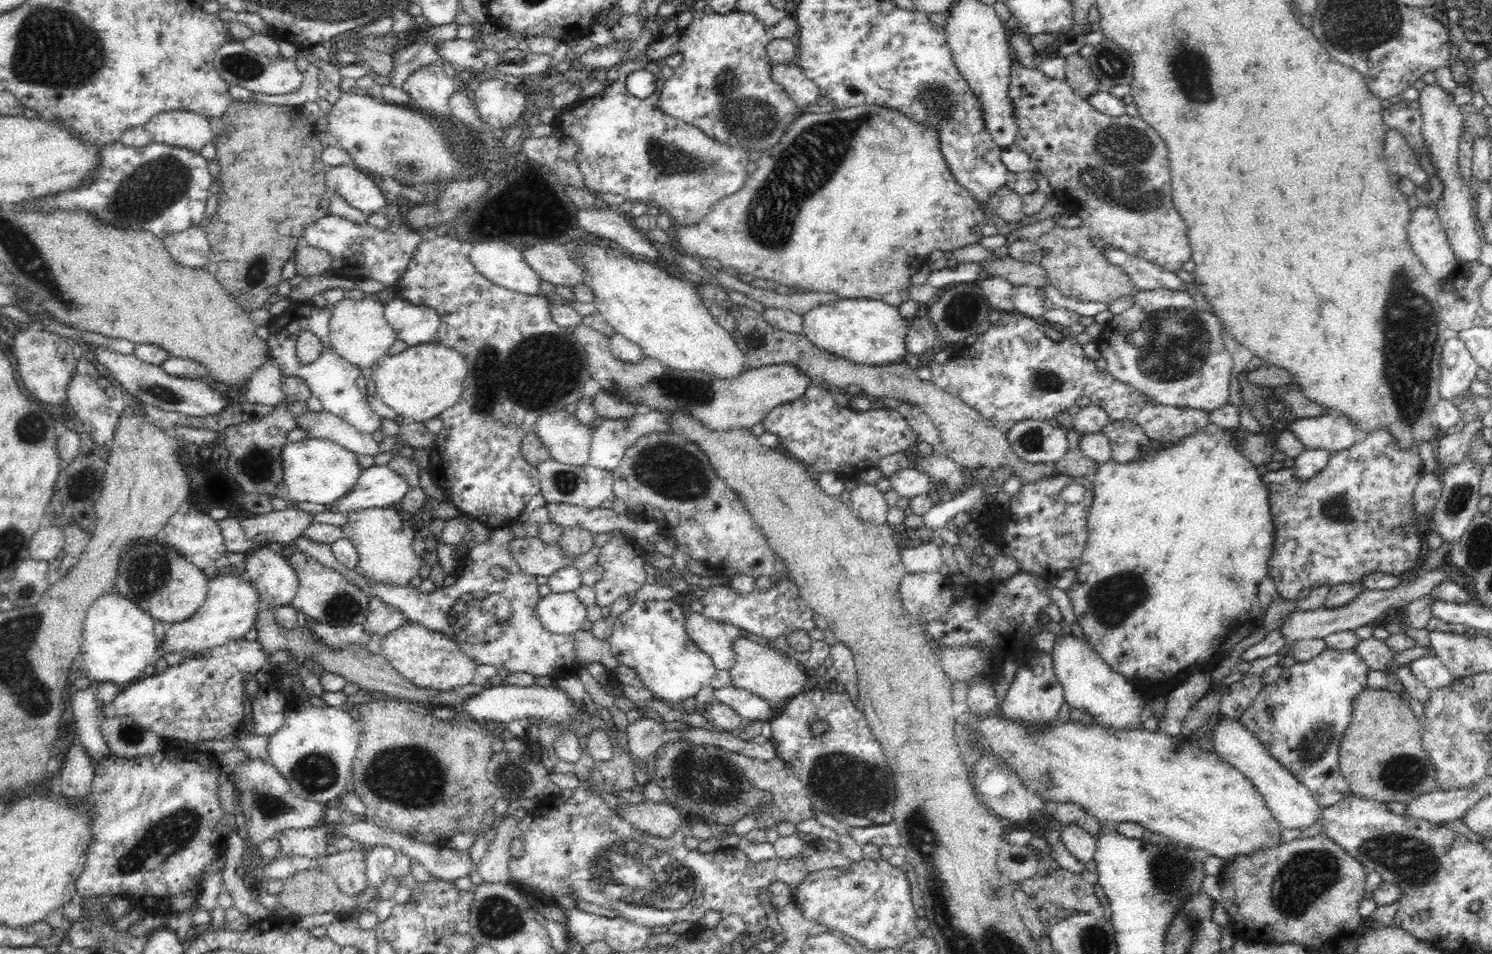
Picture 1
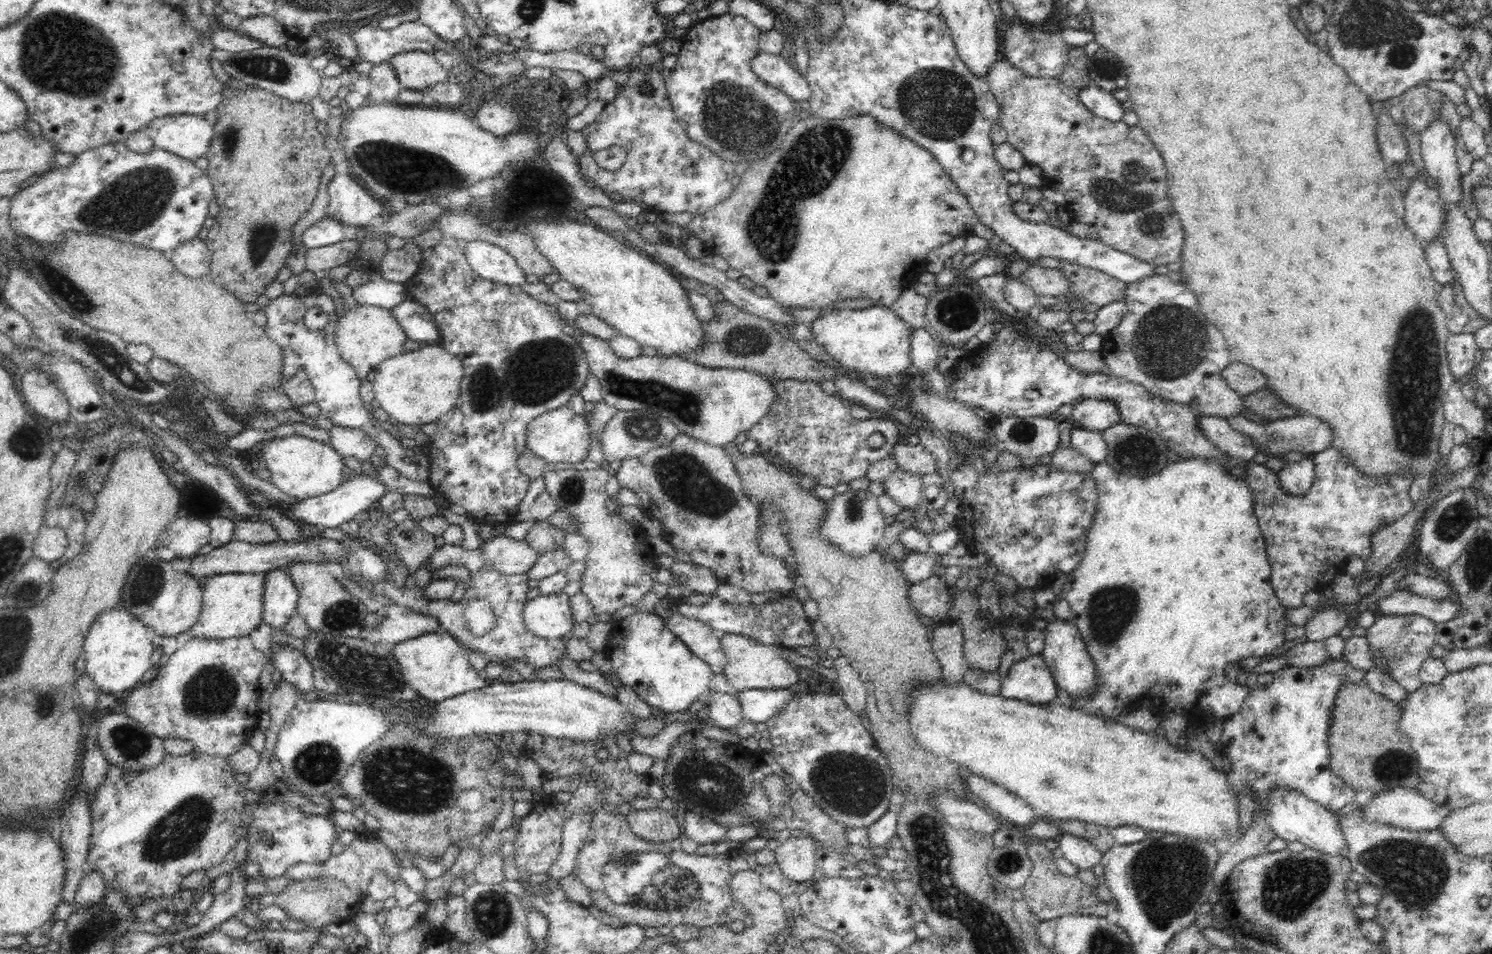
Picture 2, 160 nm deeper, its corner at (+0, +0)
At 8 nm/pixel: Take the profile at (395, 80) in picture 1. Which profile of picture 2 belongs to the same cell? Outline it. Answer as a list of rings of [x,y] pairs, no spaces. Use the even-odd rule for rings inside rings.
[[[384,61],[373,65],[369,72],[370,91],[367,94],[369,100],[366,103],[395,103],[398,92],[400,92],[400,80],[392,65]]]

